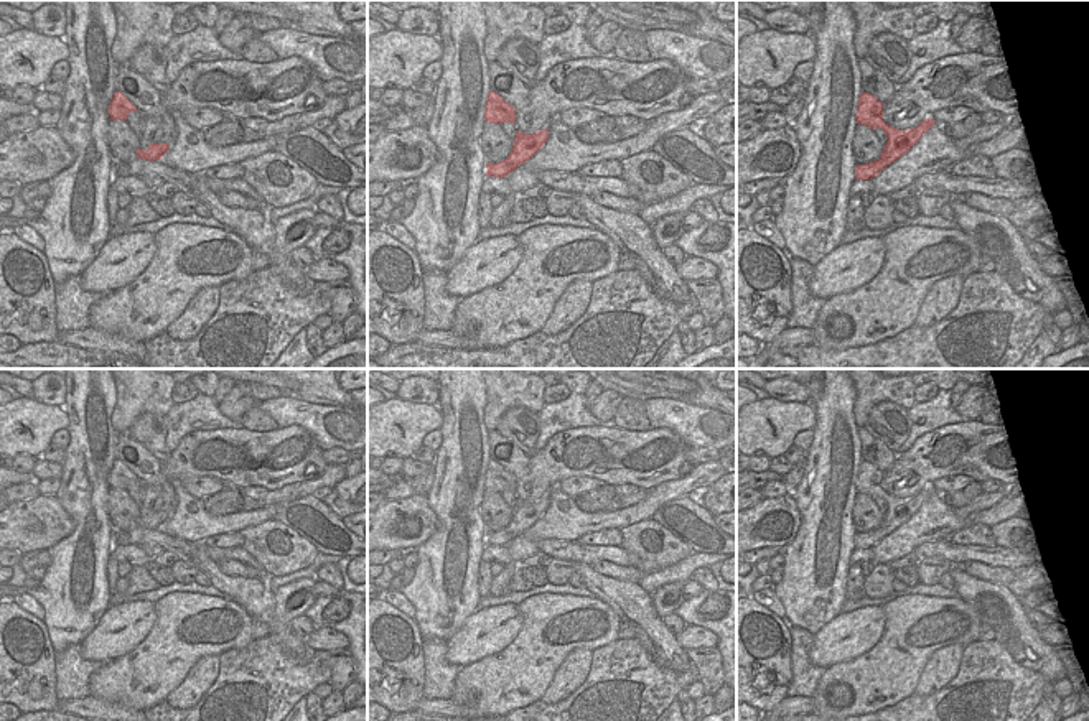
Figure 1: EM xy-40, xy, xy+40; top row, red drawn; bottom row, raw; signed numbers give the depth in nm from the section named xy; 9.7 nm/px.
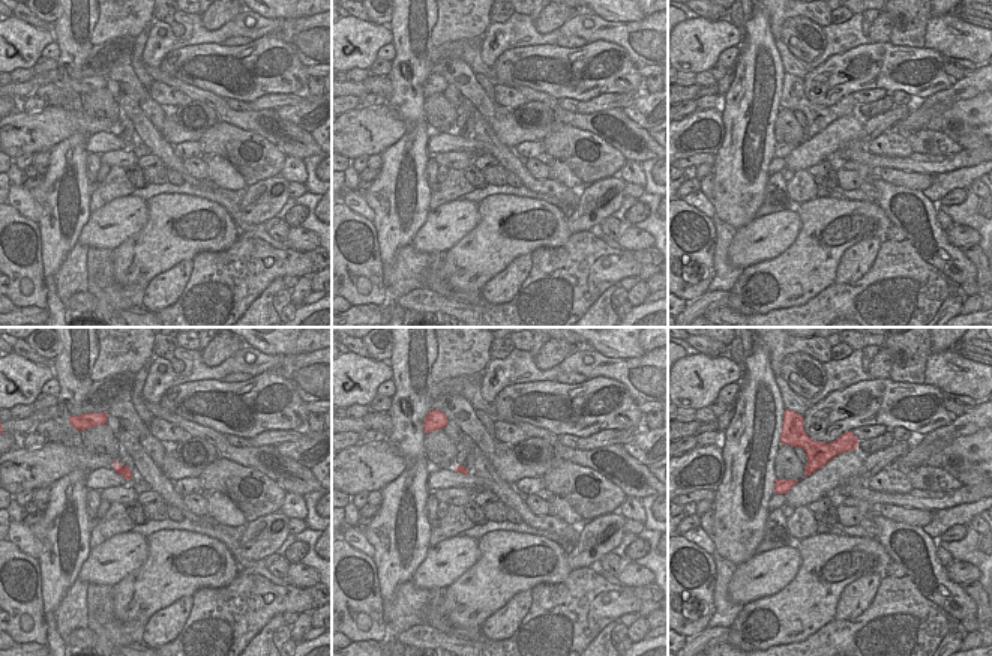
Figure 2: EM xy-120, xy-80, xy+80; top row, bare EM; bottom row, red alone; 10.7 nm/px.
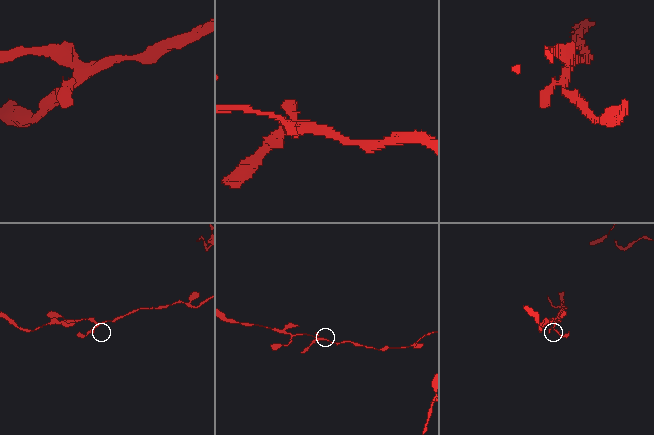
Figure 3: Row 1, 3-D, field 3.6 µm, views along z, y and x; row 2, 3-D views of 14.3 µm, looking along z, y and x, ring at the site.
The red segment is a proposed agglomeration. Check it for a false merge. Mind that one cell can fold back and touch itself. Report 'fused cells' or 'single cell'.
fused cells

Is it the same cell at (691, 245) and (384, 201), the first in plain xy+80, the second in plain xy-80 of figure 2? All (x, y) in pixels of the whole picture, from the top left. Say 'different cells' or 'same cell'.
different cells

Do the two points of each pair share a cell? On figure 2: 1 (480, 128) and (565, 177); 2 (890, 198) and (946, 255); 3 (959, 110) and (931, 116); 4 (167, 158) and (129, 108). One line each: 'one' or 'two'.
1: two
2: one
3: one
4: one

